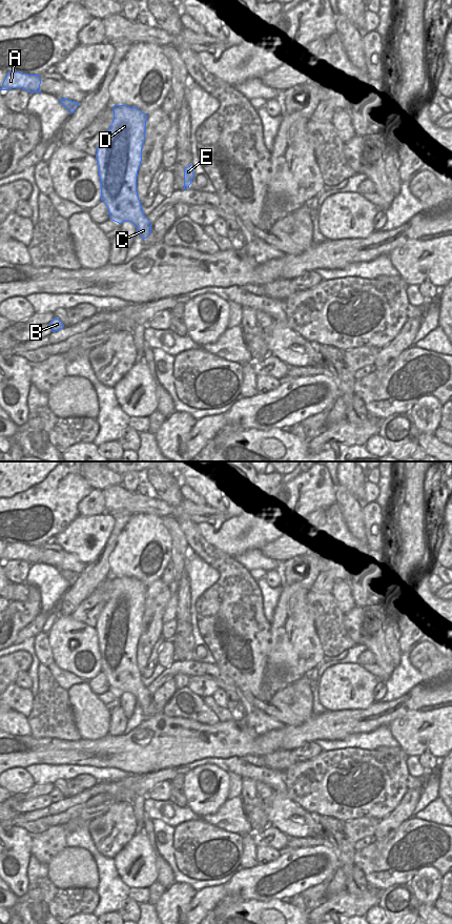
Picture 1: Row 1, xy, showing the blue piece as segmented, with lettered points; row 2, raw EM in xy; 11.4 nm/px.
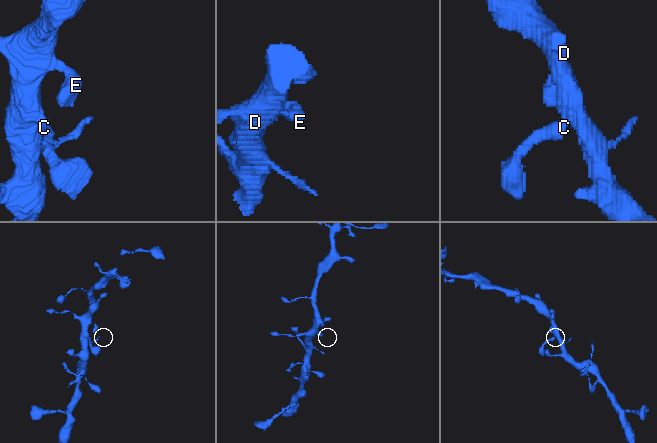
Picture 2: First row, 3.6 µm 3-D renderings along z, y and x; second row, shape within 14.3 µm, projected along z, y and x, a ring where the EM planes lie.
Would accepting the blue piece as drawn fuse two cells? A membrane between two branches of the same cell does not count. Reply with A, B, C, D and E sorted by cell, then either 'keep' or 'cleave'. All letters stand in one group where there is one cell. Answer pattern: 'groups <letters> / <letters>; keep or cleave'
groups A B C D E; keep

